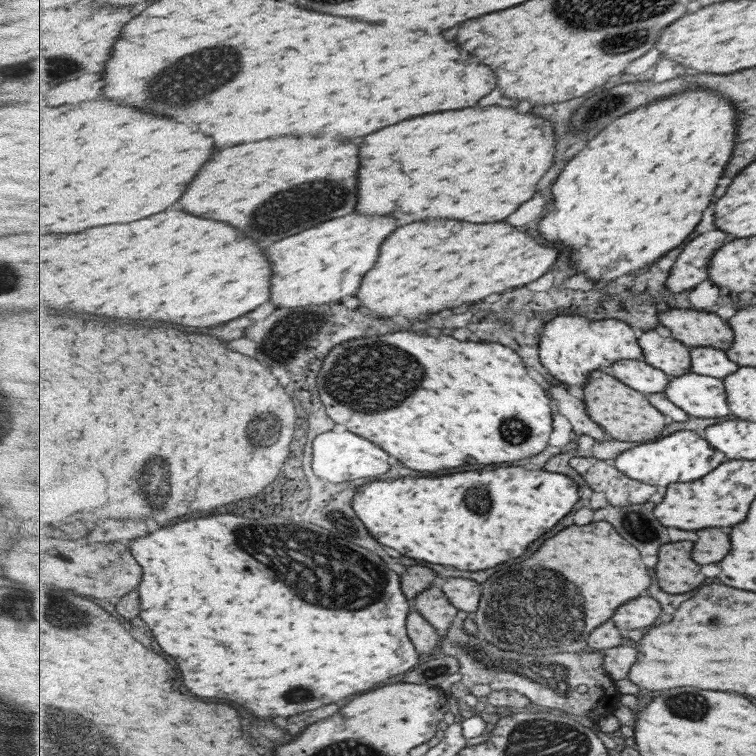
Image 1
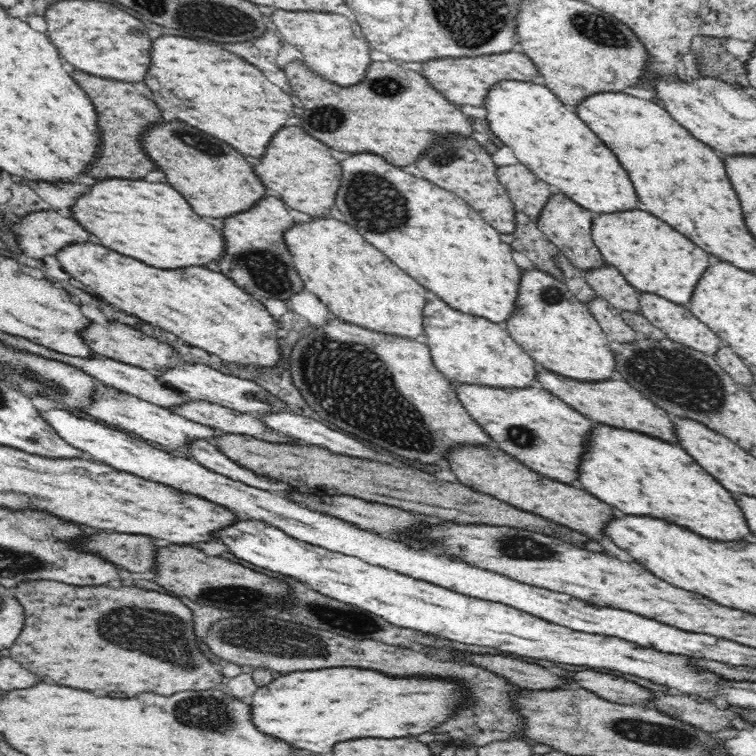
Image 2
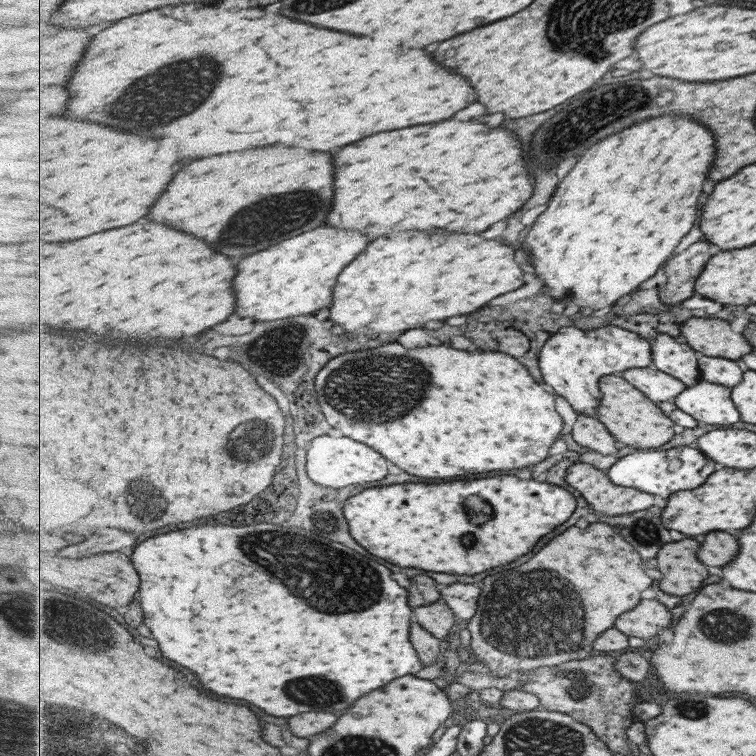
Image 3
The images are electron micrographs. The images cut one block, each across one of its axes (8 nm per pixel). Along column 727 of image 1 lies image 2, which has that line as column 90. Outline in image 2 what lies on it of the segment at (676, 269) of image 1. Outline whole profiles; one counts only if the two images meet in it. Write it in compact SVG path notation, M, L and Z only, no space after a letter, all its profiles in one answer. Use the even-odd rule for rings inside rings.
M56 210L34 211L10 225L19 235L17 241L25 254L41 261L45 256L56 257L69 244L99 242L76 219L66 218Z

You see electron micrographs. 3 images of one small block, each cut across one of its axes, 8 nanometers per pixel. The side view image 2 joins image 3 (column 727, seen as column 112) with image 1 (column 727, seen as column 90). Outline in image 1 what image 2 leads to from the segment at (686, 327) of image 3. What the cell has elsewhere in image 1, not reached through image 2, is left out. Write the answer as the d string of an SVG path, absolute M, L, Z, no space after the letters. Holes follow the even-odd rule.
M670 308L660 314L661 324L691 347L705 346L727 351L735 342L731 326L715 313L695 308Z

